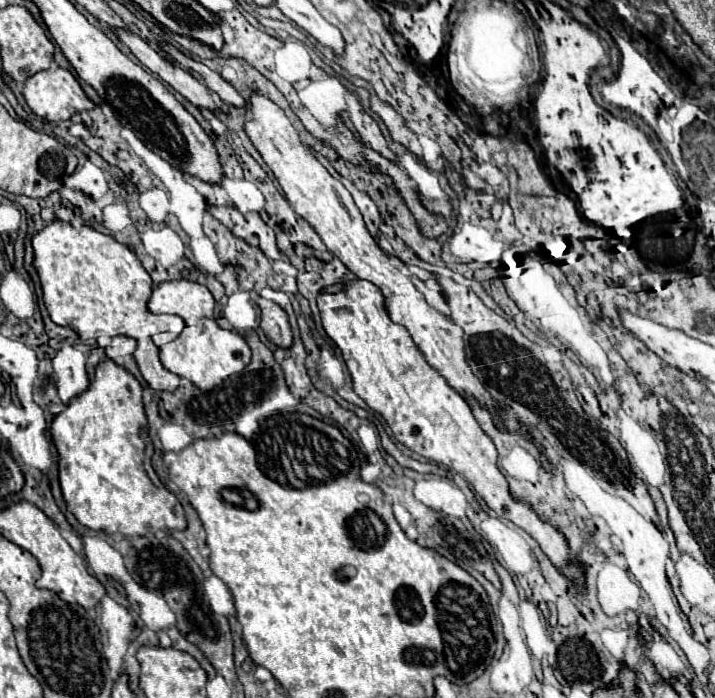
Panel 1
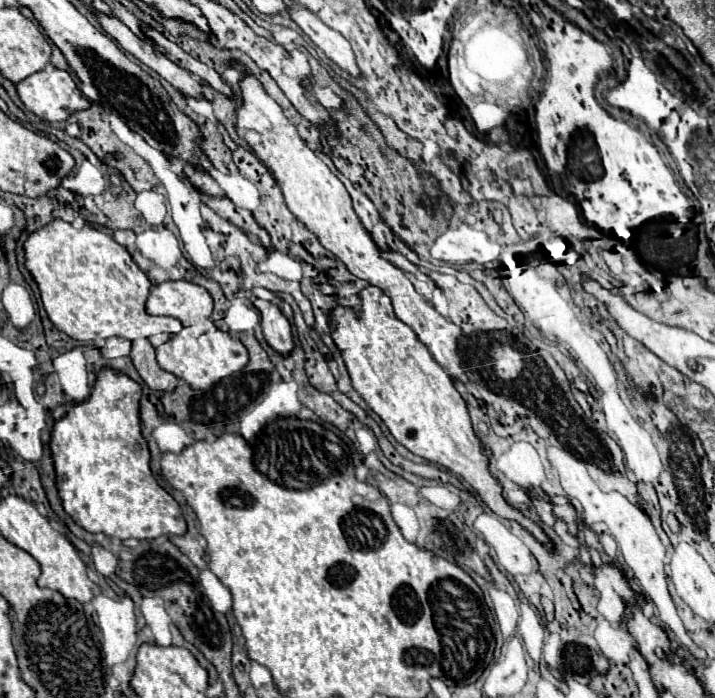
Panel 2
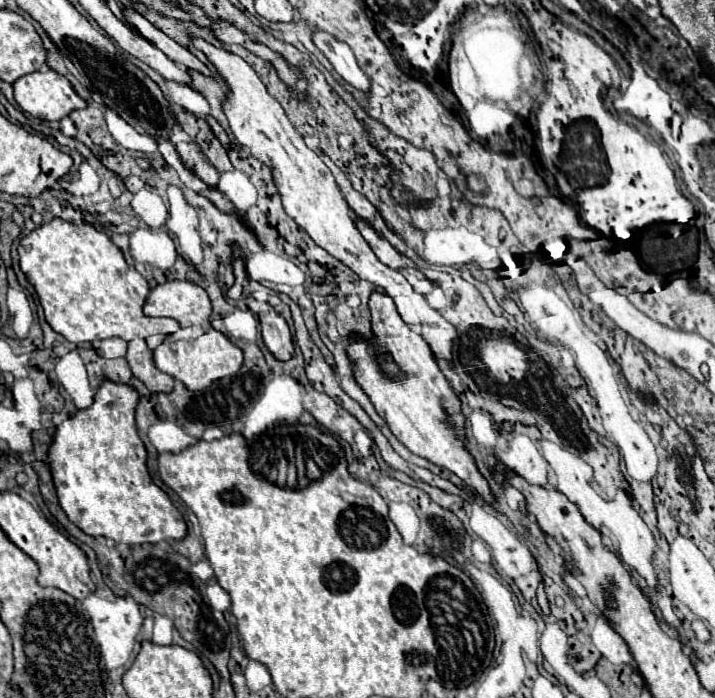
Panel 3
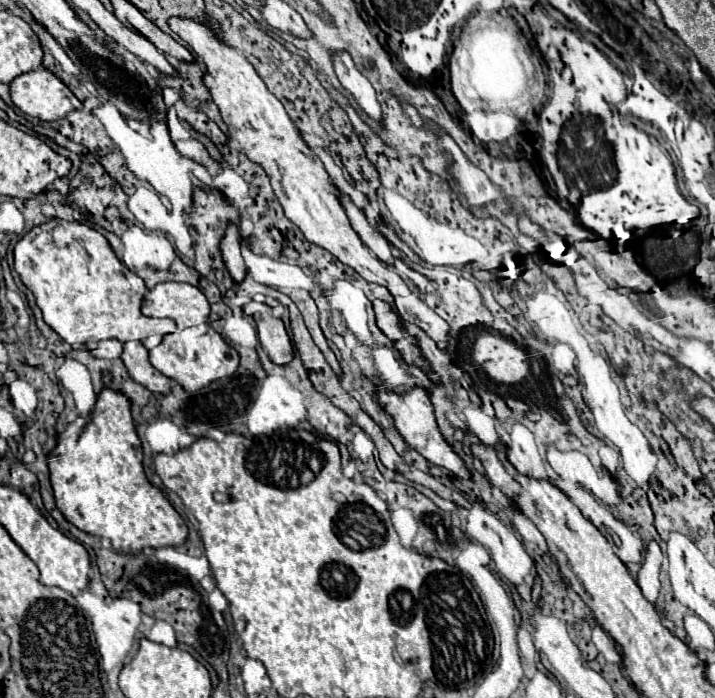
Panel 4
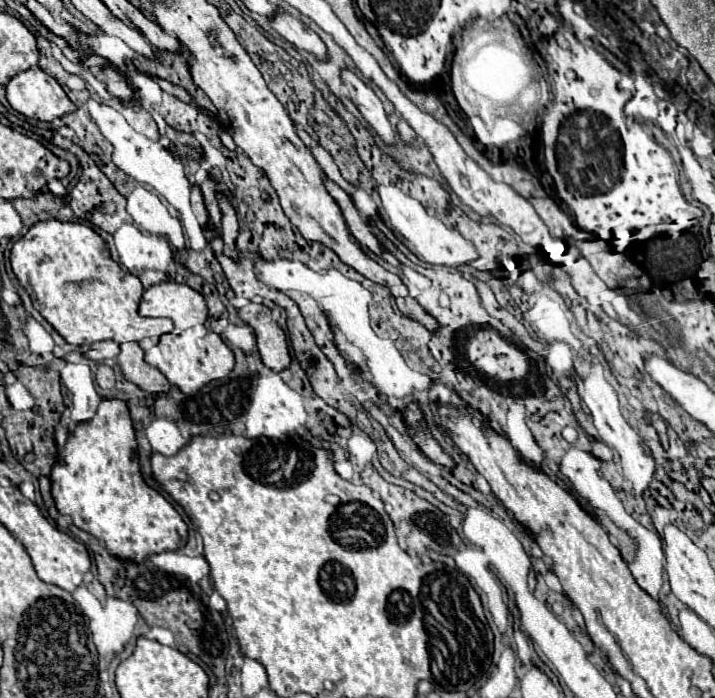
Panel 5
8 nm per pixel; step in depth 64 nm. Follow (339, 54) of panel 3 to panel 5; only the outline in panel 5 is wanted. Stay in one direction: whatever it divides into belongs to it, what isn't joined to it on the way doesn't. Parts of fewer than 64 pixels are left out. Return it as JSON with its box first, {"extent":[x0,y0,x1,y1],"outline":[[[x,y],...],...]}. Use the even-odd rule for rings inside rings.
{"extent":[342,70,398,146],"outline":[[[348,70],[342,72],[342,80],[350,92],[350,100],[356,104],[356,108],[366,118],[366,122],[376,130],[376,134],[382,138],[382,142],[386,142],[388,146],[396,146],[398,144],[396,126],[392,126],[392,122],[386,116],[382,102],[378,100],[374,90]]]}

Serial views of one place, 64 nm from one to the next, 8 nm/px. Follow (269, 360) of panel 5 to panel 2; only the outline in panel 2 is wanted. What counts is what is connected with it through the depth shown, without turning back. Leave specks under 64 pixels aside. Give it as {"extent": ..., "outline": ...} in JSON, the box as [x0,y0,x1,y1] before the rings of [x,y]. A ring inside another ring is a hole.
{"extent":[250,296,294,356],"outline":[[[250,296],[250,302],[262,314],[262,334],[264,334],[266,342],[282,356],[290,354],[294,348],[294,342],[292,342],[290,322],[286,320],[286,316],[272,302],[258,300],[254,296]]]}

